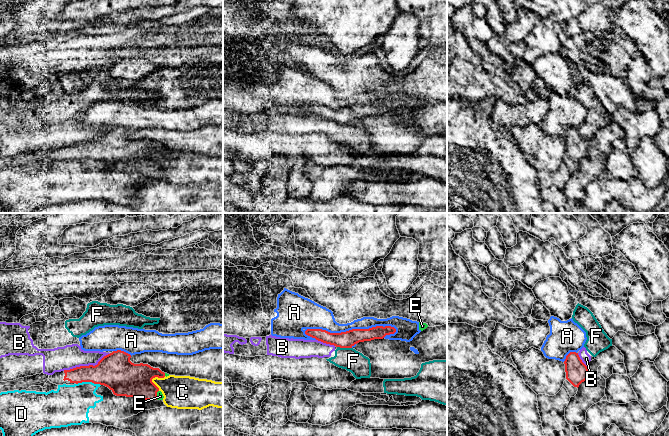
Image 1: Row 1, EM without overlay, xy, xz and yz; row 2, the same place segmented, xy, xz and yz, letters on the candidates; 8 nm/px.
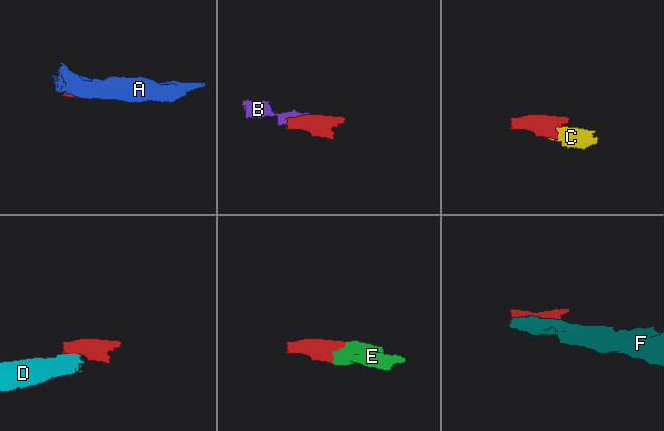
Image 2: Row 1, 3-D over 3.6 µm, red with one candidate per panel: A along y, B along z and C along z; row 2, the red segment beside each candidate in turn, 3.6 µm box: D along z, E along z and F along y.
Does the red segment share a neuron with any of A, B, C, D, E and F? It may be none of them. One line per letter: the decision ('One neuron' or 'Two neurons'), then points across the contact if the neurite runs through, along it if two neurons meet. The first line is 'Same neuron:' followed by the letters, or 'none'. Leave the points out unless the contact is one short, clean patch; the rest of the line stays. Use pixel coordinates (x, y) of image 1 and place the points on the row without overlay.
Same neuron: E
A: Two neurons
B: Two neurons. Boundary: xy (110, 129), (106, 130), (94, 141), (80, 141), (63, 146)
C: Two neurons. Boundary: xy (165, 152), (152, 155), (152, 158), (159, 166)
D: Two neurons. Boundary: xy (76, 159), (93, 158), (100, 161)
E: One neuron. Path across: xy (131, 156), (136, 157), (156, 171), (160, 172)
F: Two neurons. Boundary: xz (337, 122), (351, 124)

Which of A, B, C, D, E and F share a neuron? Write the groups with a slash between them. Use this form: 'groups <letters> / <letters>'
groups A / B F / C D / E

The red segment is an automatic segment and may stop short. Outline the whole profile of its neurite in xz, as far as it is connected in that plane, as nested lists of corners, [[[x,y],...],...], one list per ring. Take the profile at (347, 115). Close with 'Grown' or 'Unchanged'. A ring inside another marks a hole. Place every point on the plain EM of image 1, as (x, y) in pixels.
[[[376,102],[369,105],[352,105],[341,109],[330,109],[322,105],[307,105],[305,110],[326,120],[340,124],[352,124],[355,120],[374,115],[383,115],[394,110],[396,105],[391,102]]]. Unchanged

